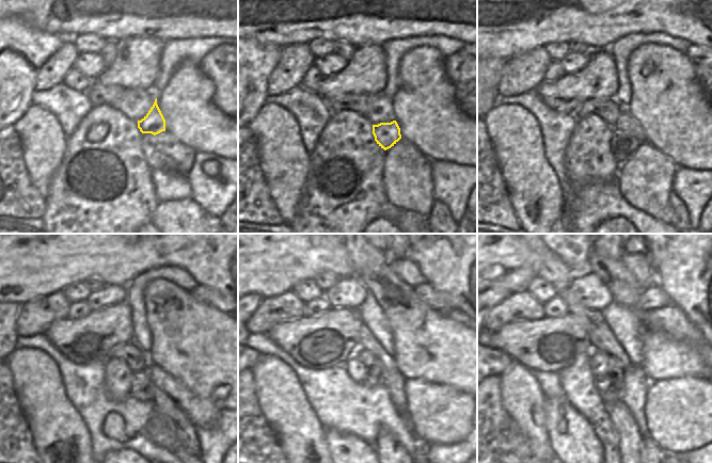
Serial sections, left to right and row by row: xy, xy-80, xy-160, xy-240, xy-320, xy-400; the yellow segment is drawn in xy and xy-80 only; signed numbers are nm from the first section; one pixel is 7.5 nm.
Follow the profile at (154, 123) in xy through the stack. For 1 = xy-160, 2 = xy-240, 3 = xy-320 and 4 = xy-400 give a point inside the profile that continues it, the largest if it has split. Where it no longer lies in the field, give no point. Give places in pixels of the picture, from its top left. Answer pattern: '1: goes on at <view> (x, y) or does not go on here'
1: goes on at xy-160 (623, 145)
2: goes on at xy-240 (142, 386)
3: goes on at xy-320 (369, 381)
4: goes on at xy-400 (602, 383)

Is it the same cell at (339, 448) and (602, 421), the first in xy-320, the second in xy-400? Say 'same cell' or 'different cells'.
different cells

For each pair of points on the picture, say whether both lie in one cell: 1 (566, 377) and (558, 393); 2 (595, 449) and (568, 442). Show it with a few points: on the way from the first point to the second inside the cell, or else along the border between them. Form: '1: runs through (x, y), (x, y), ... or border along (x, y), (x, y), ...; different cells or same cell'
1: border along (557, 372), (559, 383), (567, 399); different cells
2: runs through (588, 449), (581, 449), (574, 443); same cell

